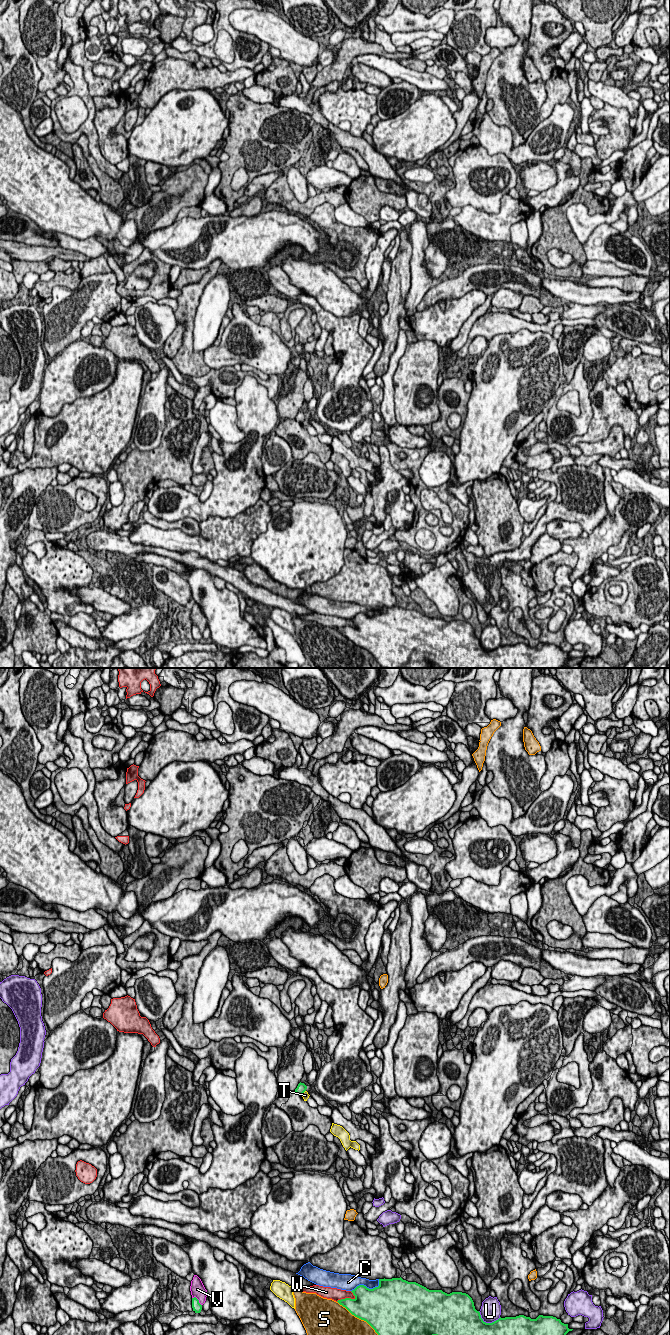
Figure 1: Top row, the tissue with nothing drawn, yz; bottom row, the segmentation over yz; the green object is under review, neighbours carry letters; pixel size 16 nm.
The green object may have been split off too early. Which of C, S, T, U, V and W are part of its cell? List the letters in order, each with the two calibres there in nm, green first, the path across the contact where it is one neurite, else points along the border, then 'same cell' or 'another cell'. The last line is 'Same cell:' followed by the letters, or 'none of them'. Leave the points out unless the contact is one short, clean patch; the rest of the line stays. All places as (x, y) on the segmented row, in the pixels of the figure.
C: 480/190 nm | another cell
S: 500/380 nm | another cell
T: 160/100 nm | another cell
U: 360/340 nm | another cell
V: 160/240 nm | another cell
W: 280/200 nm | another cell
Same cell: none of them

